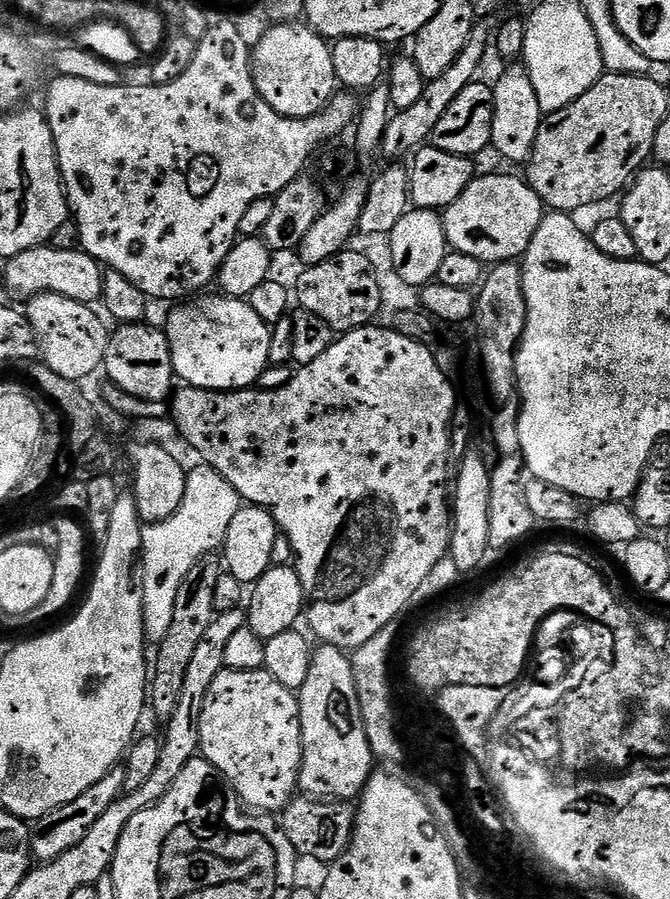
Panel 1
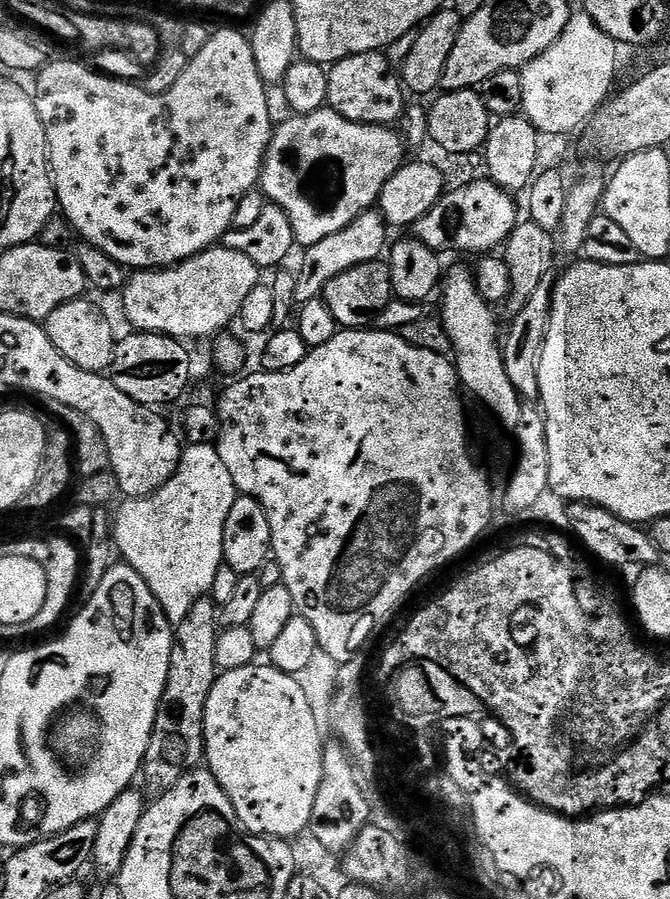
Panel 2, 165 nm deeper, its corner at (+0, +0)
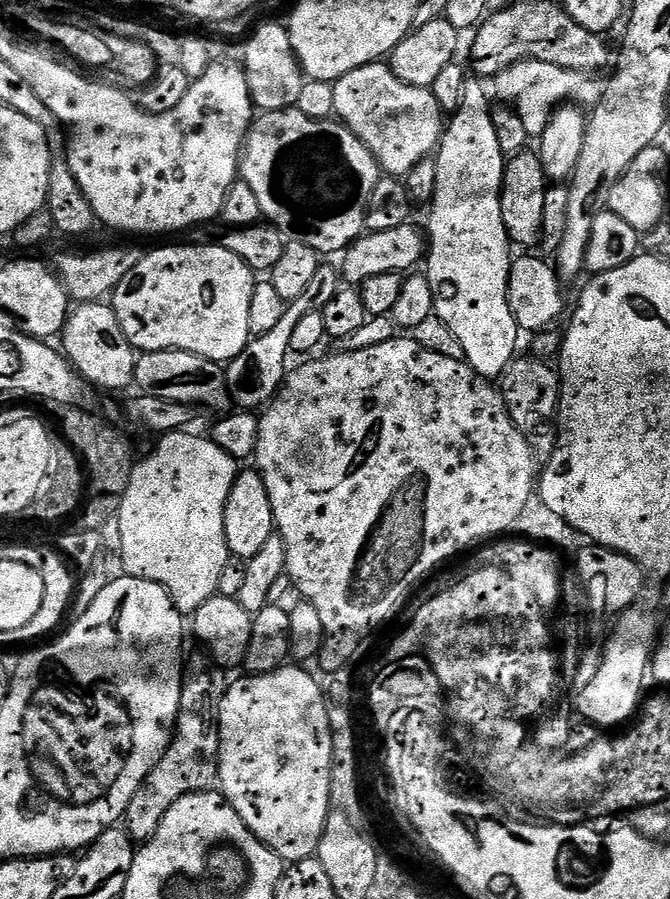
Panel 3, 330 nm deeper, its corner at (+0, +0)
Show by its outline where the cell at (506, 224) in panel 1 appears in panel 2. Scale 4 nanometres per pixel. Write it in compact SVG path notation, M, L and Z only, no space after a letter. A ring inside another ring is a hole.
M481 178L464 184L461 188L445 191L436 203L414 226L415 239L421 240L430 250L444 254L447 248L456 252L488 254L499 249L515 230L517 197L492 180Z

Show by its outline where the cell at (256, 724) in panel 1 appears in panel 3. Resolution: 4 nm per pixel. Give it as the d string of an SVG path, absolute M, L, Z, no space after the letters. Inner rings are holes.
M285 666L273 672L257 672L244 674L241 680L233 679L229 683L226 694L222 698L220 707L220 778L218 781L219 791L227 798L232 809L240 815L242 822L251 832L259 838L264 845L288 864L297 864L299 860L313 859L319 853L320 839L324 833L324 827L328 821L328 813L332 808L330 798L330 774L332 773L332 731L326 714L326 702L324 701L324 688L307 672L307 667Z

